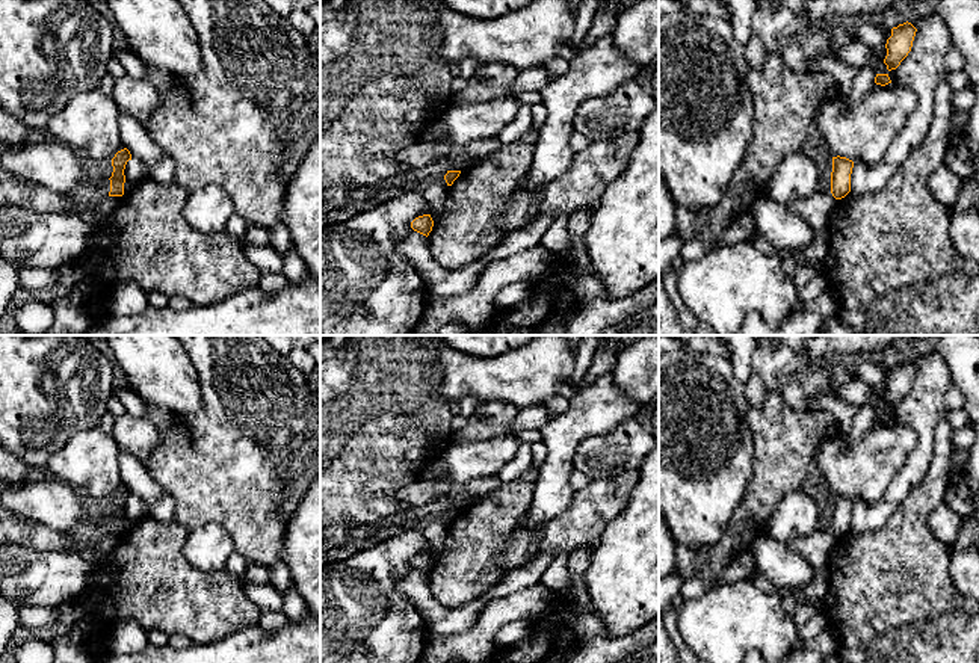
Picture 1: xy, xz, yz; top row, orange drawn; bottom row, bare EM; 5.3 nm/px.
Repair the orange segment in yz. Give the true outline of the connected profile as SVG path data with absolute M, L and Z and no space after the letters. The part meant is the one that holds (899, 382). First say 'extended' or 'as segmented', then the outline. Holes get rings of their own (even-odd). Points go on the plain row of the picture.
as segmented | M908 359L891 367L891 375L885 382L887 394L884 397L888 409L896 408L908 394L916 370L917 367Z

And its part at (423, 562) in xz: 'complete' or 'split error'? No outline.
complete

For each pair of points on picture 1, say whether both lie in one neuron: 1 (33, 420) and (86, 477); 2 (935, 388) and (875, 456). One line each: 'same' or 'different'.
1: different
2: different

